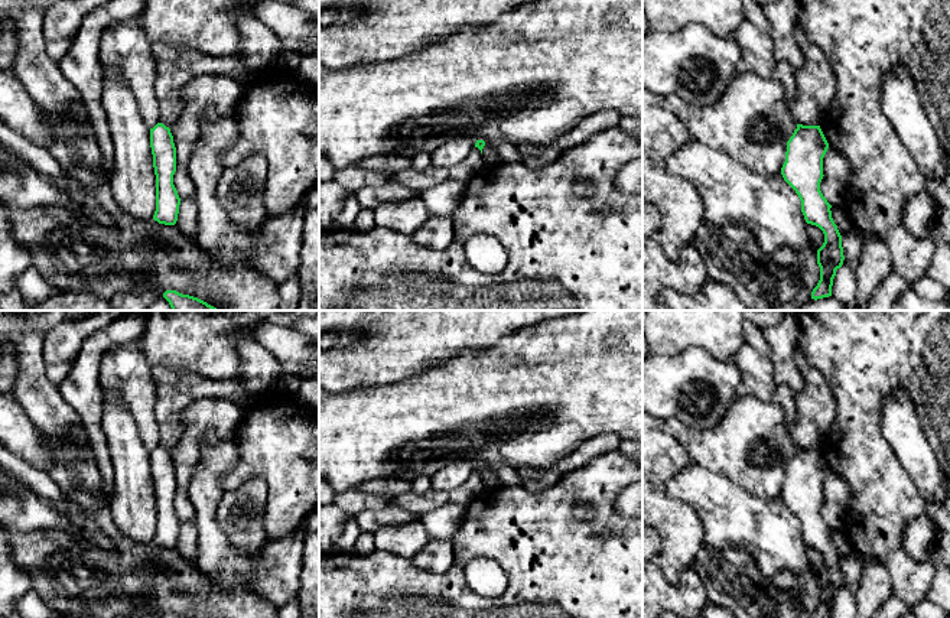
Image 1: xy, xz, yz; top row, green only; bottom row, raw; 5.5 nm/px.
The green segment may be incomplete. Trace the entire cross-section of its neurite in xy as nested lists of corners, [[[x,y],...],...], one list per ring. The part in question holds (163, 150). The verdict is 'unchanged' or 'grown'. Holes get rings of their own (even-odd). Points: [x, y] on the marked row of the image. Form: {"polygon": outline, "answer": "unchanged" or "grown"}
{"polygon": [[[162,123],[150,129],[150,147],[156,175],[156,211],[153,219],[159,224],[175,225],[180,198],[173,185],[176,147],[170,129]]], "answer": "unchanged"}

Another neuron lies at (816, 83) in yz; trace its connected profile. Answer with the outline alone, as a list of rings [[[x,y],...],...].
[[[798,22],[796,39],[804,52],[804,65],[796,72],[797,92],[790,107],[797,124],[819,126],[836,94],[837,79],[827,56],[809,40]]]

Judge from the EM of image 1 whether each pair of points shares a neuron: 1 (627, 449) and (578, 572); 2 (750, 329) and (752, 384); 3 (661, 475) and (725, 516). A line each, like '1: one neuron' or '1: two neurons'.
1: two neurons
2: one neuron
3: two neurons

